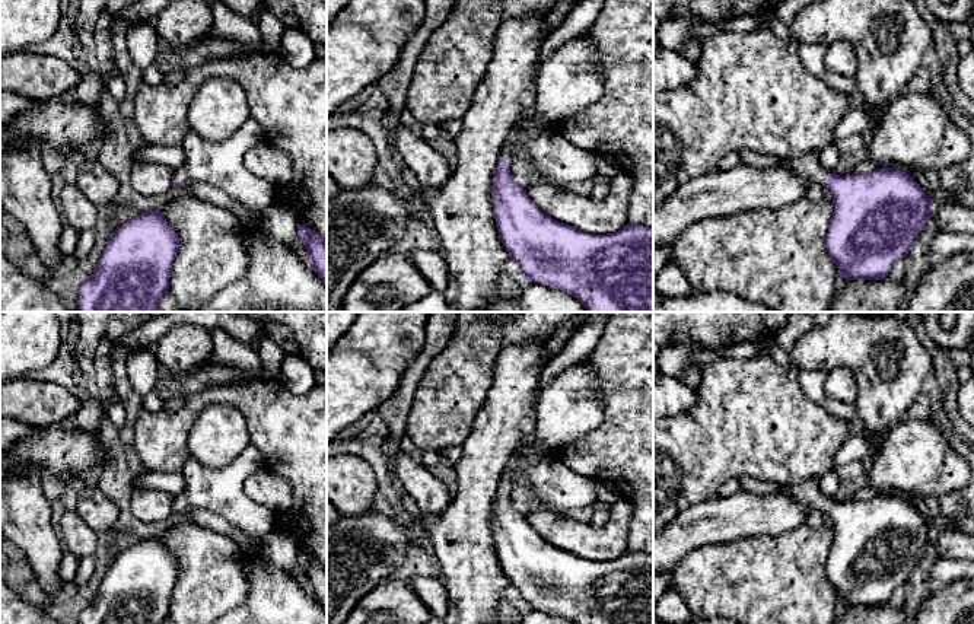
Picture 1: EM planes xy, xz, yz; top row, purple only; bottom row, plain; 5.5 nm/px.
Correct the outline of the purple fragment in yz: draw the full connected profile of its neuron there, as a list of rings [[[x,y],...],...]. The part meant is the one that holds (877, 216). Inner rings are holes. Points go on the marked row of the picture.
[[[819,150],[782,159],[779,166],[831,190],[834,211],[825,246],[846,280],[885,278],[930,220],[932,201],[898,168],[840,176],[821,165]]]

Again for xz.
[[[518,120],[507,134],[503,146],[503,156],[499,159],[493,176],[494,219],[500,241],[509,257],[521,267],[521,278],[537,281],[561,290],[576,297],[588,312],[653,312],[653,227],[643,225],[627,225],[615,233],[595,235],[585,233],[561,222],[556,222],[541,211],[528,197],[526,190],[519,187],[510,175],[509,159],[515,157],[513,144],[522,152],[523,160],[535,169],[545,181],[563,185],[572,181],[588,181],[596,176],[595,153],[573,146],[560,133],[542,131],[529,137],[521,130],[522,120]]]

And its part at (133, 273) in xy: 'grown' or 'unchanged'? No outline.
unchanged

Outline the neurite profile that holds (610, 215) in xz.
[[[626,173],[617,175],[608,195],[595,201],[564,190],[561,185],[542,181],[526,190],[529,200],[556,222],[585,233],[615,233],[627,226],[633,181]]]

